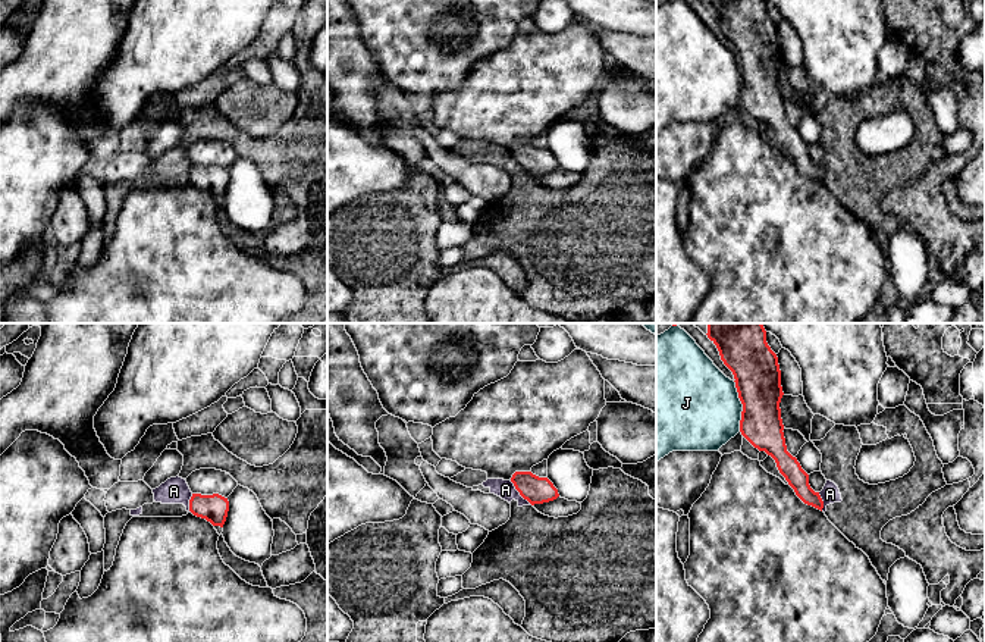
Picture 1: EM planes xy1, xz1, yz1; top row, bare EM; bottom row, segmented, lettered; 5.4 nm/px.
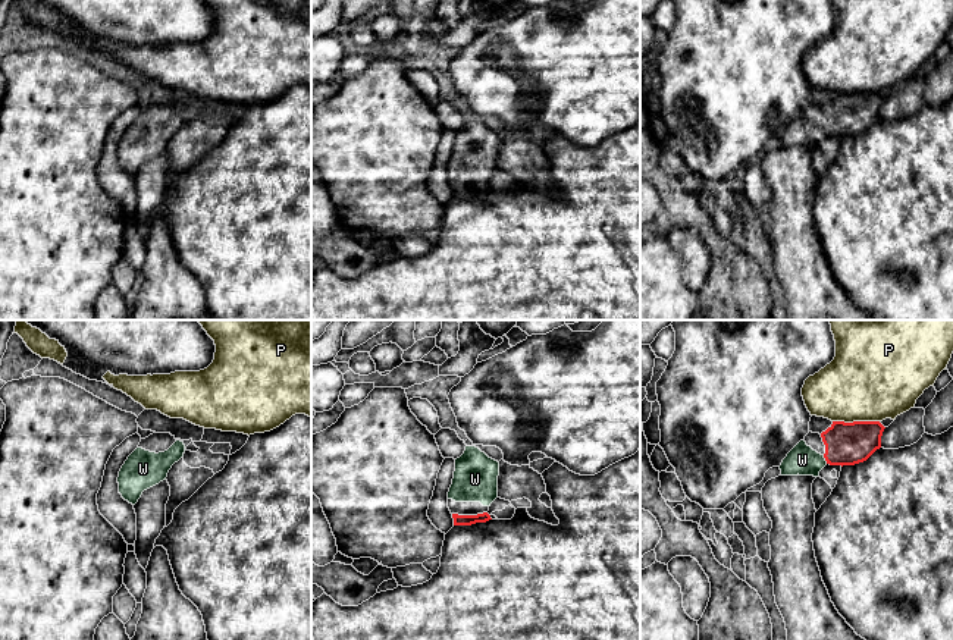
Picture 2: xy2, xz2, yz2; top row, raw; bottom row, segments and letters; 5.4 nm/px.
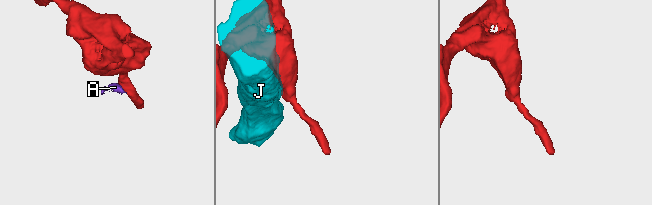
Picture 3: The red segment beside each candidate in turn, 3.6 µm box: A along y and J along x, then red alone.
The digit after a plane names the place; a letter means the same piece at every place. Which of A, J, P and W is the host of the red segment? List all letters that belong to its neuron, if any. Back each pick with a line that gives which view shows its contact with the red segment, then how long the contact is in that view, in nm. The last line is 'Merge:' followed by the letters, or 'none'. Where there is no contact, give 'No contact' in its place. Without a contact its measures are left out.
W: Touches red in yz2. Shared border 50 nm
Merge: W

